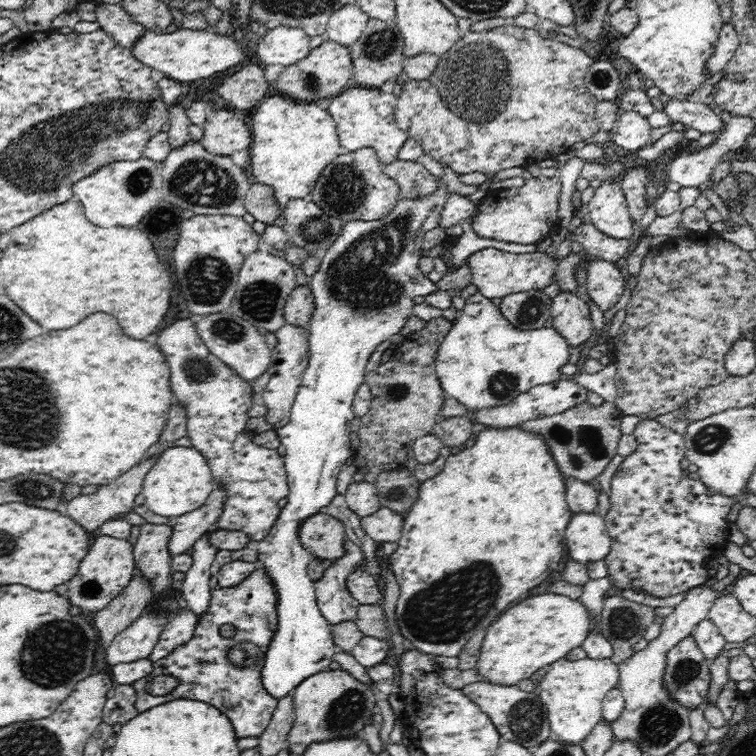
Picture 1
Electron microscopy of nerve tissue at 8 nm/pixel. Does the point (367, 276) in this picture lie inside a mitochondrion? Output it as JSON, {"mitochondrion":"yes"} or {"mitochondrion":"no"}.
{"mitochondrion":"yes"}

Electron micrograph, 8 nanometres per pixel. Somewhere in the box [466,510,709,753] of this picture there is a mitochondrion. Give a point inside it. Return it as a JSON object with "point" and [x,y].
{"point":[660,723]}

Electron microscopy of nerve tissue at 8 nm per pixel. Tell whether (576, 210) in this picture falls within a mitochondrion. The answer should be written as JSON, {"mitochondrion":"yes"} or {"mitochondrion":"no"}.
{"mitochondrion":"no"}

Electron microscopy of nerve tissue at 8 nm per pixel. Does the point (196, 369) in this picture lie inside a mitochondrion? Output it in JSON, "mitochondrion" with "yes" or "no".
{"mitochondrion":"yes"}

